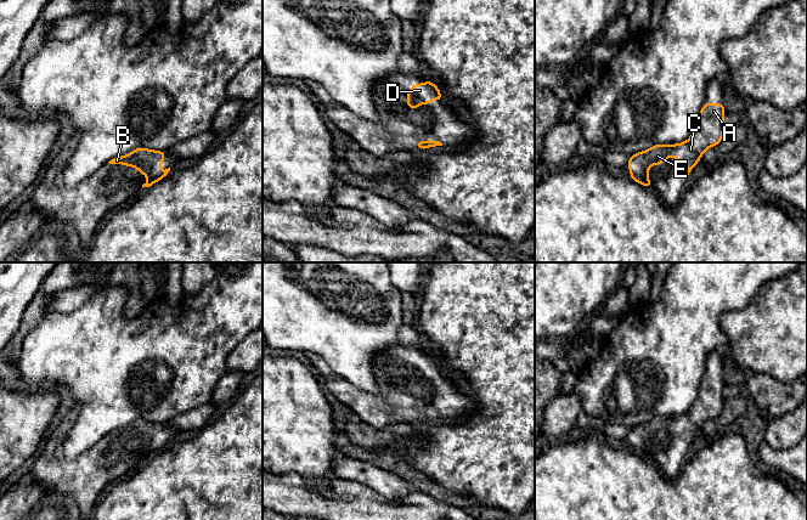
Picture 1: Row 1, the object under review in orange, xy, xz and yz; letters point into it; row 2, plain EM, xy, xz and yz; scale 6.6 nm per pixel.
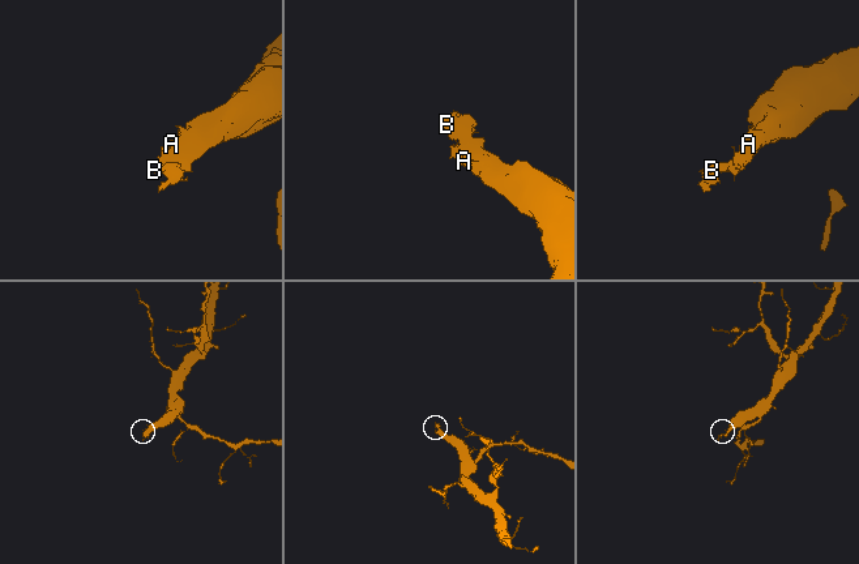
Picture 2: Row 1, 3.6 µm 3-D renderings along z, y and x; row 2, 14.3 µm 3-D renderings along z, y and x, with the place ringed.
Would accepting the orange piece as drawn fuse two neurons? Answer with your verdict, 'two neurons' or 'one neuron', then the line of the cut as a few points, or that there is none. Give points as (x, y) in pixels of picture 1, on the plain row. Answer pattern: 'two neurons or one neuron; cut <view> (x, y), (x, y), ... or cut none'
one neuron; cut none

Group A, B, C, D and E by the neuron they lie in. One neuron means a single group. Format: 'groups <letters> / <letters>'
groups A B C D E

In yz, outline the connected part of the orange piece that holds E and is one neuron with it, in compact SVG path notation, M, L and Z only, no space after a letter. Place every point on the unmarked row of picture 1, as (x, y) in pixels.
M704 375L702 381L698 390L698 397L695 399L692 408L688 413L678 416L678 417L655 417L651 420L636 425L631 428L631 430L627 434L627 439L631 441L631 446L628 447L632 450L636 454L651 460L653 456L647 450L649 446L649 437L659 437L667 433L668 426L671 425L673 430L679 433L682 437L685 440L687 446L692 443L692 441L695 439L698 434L700 434L700 430L702 425L712 418L718 418L723 409L724 405L724 397L723 397L723 389L726 386L723 375Z

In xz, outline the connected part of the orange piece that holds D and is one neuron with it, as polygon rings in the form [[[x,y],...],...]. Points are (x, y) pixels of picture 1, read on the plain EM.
[[[433,354],[414,356],[406,368],[407,380],[416,381],[421,375],[429,377],[434,371],[442,374],[442,367]]]

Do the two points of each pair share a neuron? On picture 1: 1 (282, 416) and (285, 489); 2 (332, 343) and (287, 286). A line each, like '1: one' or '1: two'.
1: two
2: one

